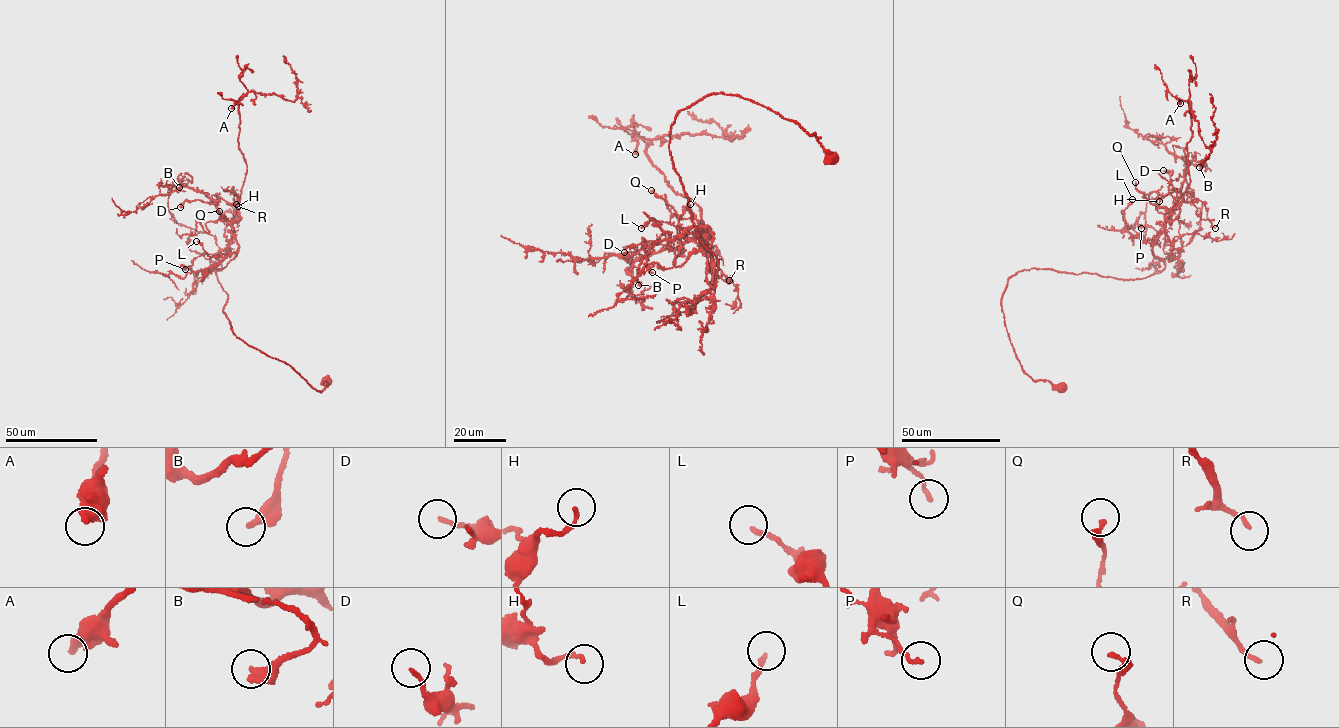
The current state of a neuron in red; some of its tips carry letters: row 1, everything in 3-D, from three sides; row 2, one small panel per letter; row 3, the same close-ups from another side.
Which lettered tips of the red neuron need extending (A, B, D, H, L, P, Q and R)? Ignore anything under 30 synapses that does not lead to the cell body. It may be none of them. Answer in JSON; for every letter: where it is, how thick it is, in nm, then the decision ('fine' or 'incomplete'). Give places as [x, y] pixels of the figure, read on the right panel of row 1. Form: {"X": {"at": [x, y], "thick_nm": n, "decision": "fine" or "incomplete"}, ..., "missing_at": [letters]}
{"A": {"at": [1180, 103], "thick_nm": 480, "decision": "incomplete"}, "B": {"at": [1199, 167], "thick_nm": 400, "decision": "fine"}, "D": {"at": [1163, 170], "thick_nm": 140, "decision": "fine"}, "H": {"at": [1159, 201], "thick_nm": 160, "decision": "fine"}, "L": {"at": [1132, 199], "thick_nm": 170, "decision": "fine"}, "P": {"at": [1141, 228], "thick_nm": 150, "decision": "fine"}, "Q": {"at": [1135, 182], "thick_nm": 240, "decision": "incomplete"}, "R": {"at": [1215, 228], "thick_nm": 140, "decision": "fine"}, "missing_at": ["A", "Q"]}

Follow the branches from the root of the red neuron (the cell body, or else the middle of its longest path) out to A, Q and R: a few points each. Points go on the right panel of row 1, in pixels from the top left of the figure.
A: (1061, 386), (1022, 368), (1007, 282), (1035, 268), (1161, 272), (1153, 243), (1190, 181), (1180, 103)
Q: (1061, 386), (1023, 370), (1002, 295), (1035, 268), (1161, 272), (1151, 250), (1169, 213), (1135, 182)
R: (1061, 386), (1017, 357), (1009, 278), (1161, 272), (1153, 243), (1182, 201), (1204, 204), (1215, 228)

